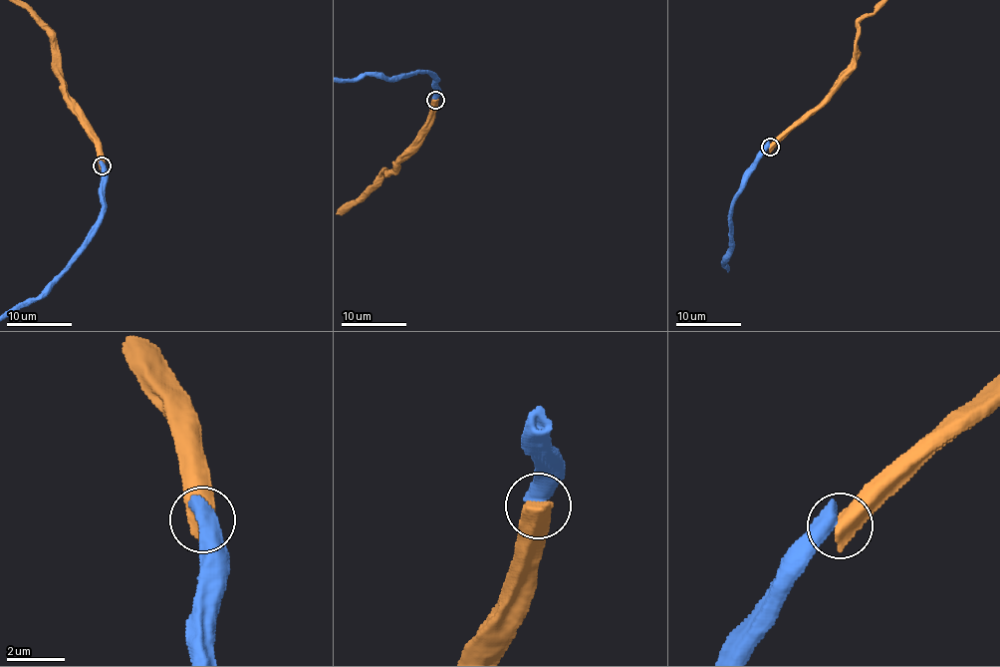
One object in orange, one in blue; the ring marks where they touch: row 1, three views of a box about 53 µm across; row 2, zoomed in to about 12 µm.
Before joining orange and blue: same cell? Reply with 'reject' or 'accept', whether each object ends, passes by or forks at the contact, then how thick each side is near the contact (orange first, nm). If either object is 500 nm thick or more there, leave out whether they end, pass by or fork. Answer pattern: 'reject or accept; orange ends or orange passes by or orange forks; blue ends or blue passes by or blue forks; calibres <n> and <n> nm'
reject; calibres 750 and 600 nm

